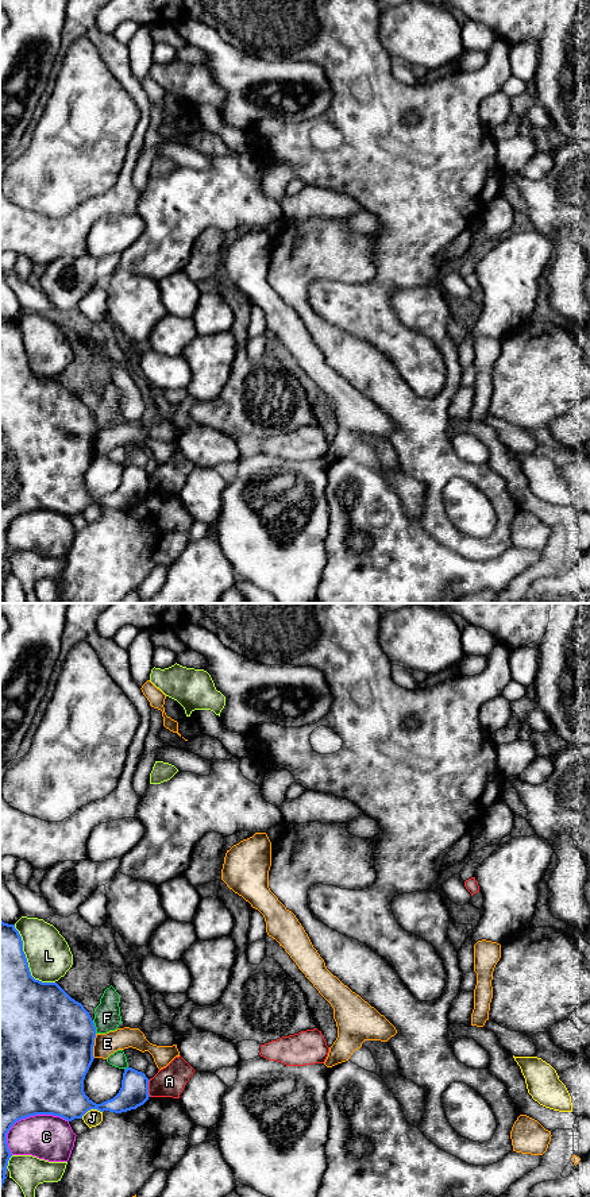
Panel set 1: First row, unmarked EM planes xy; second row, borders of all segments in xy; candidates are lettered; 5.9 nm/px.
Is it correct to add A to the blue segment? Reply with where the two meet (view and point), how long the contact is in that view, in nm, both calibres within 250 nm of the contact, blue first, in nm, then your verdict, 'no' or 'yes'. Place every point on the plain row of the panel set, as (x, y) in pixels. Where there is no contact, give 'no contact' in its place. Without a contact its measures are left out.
meets blue in xy at (147, 483); contact 100 nm long; 170 nm thick on the blue side, 180 nm on the other; no

